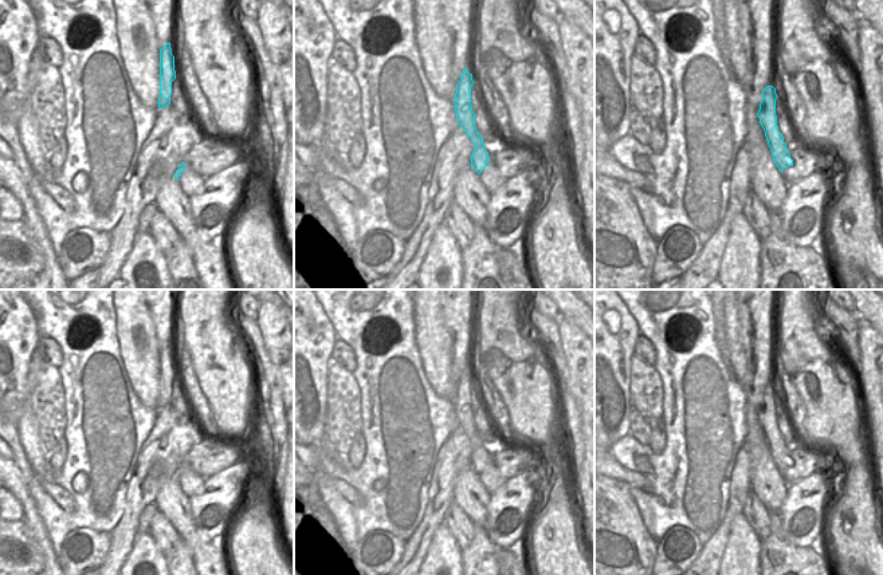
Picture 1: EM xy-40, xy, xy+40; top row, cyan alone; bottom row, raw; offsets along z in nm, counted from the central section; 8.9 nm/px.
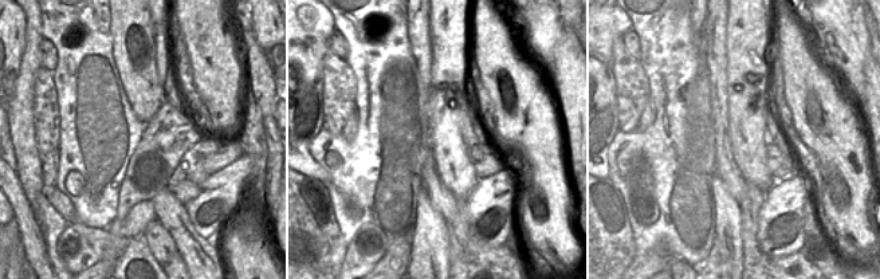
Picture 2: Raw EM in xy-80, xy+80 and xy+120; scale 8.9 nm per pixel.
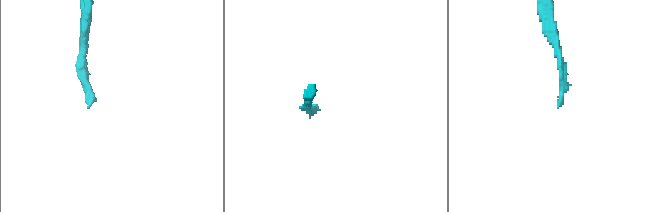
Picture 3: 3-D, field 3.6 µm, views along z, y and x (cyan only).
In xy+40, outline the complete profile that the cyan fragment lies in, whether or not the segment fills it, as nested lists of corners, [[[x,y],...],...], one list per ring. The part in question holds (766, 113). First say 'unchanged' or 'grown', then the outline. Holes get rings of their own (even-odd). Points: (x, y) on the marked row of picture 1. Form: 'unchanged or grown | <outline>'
grown | [[[766,86],[762,91],[762,101],[757,115],[765,131],[768,145],[772,150],[773,161],[781,172],[785,182],[789,185],[801,180],[800,174],[802,173],[802,169],[793,165],[793,159],[786,149],[786,143],[784,142],[784,137],[778,131],[776,115],[777,98],[776,88],[773,86]]]

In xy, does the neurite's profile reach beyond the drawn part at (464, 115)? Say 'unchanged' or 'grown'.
grown

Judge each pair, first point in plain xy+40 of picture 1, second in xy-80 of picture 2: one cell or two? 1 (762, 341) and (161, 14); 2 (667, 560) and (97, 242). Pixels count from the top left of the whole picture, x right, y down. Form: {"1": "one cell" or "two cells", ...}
{"1": "one cell", "2": "one cell"}

